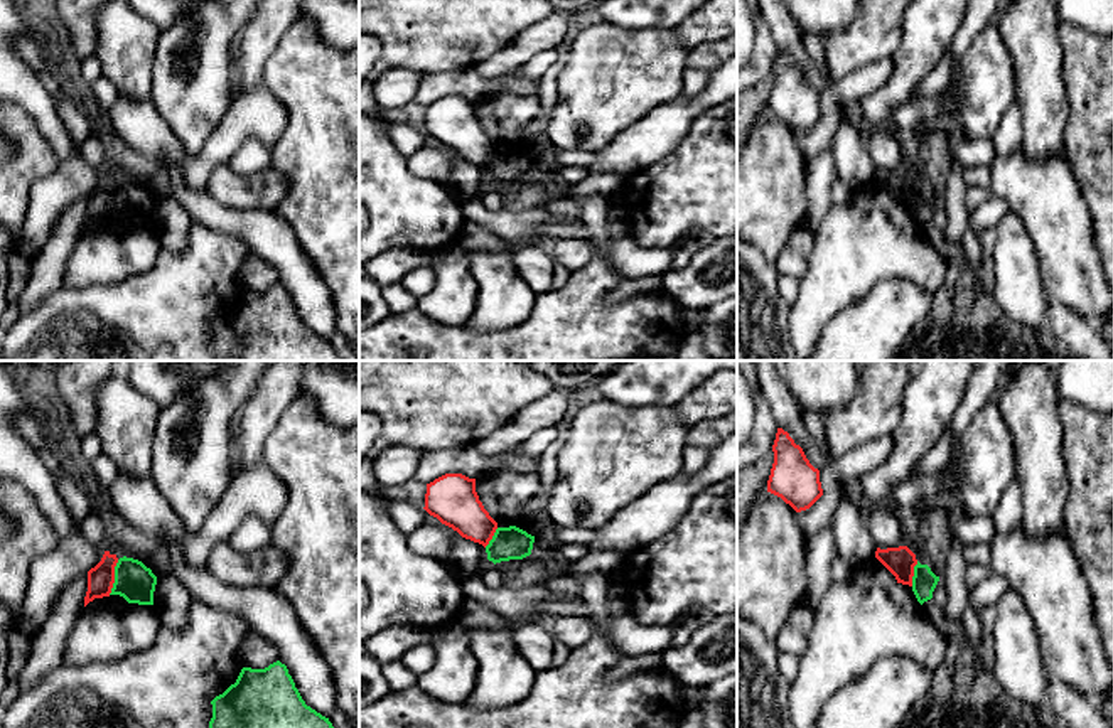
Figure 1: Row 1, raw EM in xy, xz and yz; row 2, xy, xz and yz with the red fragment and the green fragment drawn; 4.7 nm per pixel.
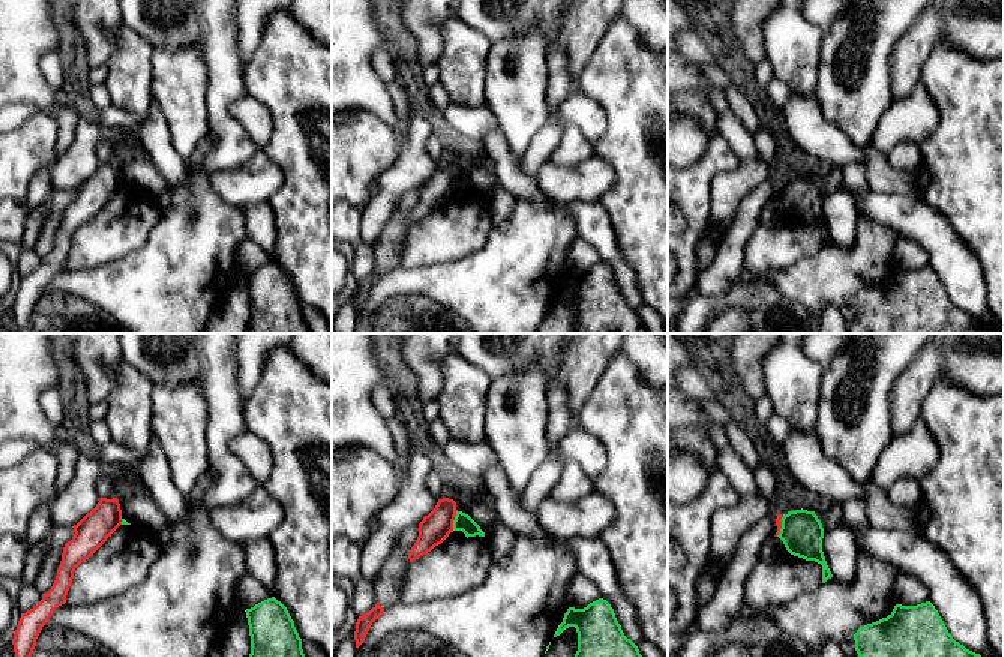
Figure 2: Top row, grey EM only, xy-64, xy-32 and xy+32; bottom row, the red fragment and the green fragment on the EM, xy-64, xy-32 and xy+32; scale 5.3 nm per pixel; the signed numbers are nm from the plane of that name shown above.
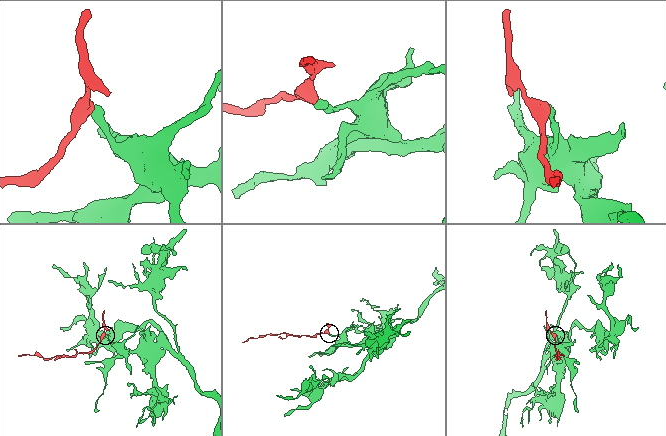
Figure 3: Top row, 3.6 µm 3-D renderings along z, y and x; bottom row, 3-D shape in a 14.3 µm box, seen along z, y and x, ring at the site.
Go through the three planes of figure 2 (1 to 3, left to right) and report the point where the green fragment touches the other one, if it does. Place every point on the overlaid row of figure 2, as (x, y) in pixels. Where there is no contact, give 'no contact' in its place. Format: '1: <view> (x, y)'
1: xy-64 (120, 522)
2: xy-32 (453, 519)
3: xy+32 (781, 527)

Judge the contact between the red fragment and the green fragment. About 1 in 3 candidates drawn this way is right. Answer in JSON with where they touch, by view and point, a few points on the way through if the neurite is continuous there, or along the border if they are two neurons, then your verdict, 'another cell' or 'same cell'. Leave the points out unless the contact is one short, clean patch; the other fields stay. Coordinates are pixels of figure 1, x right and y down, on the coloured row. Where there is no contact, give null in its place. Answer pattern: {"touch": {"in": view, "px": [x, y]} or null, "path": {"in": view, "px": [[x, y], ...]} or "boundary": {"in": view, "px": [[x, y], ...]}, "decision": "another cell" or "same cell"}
{"touch": {"in": "xy", "px": [113, 577]}, "boundary": {"in": "xy", "px": [[118, 560], [113, 570], [113, 587], [108, 594]]}, "decision": "another cell"}

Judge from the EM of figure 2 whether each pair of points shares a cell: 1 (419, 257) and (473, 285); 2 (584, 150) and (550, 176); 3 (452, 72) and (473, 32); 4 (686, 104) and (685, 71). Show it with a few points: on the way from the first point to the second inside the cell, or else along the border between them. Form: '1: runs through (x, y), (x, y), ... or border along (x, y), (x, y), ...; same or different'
1: border along (467, 254), (455, 260), (426, 266), (401, 266); different
2: border along (592, 155), (572, 167), (556, 167), (547, 162); different
3: runs through (462, 62), (467, 42); same
4: border along (683, 93), (700, 93), (716, 114); different

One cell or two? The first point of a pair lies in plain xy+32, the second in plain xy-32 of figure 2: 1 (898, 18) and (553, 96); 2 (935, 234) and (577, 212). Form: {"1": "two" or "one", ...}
{"1": "two", "2": "one"}

